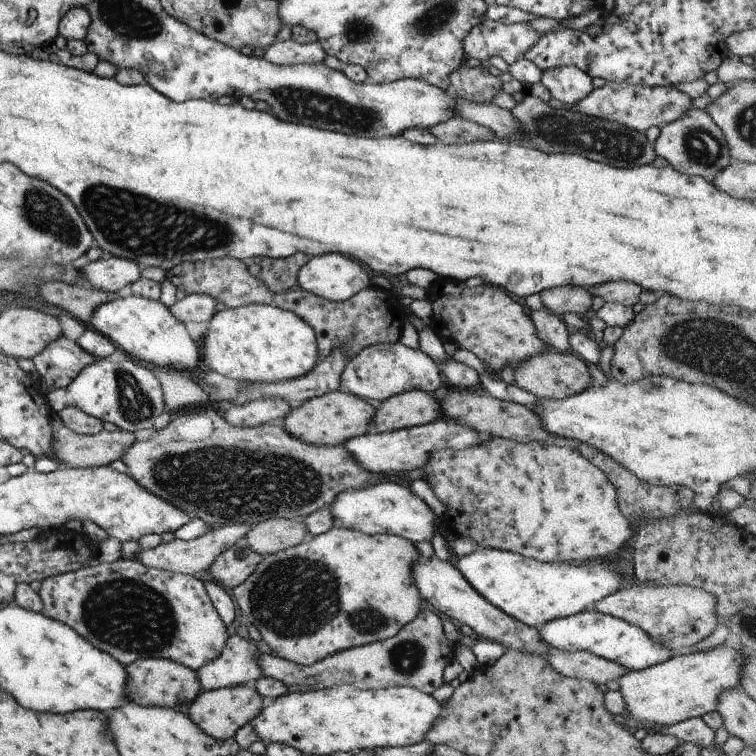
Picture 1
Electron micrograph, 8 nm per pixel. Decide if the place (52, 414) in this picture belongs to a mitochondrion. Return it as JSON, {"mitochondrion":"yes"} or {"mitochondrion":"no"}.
{"mitochondrion":"no"}

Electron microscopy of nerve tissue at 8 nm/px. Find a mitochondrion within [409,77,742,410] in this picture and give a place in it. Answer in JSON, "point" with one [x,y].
{"point":[608,142]}

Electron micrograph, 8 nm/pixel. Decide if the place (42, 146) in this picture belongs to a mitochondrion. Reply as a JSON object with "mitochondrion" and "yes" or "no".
{"mitochondrion":"no"}

